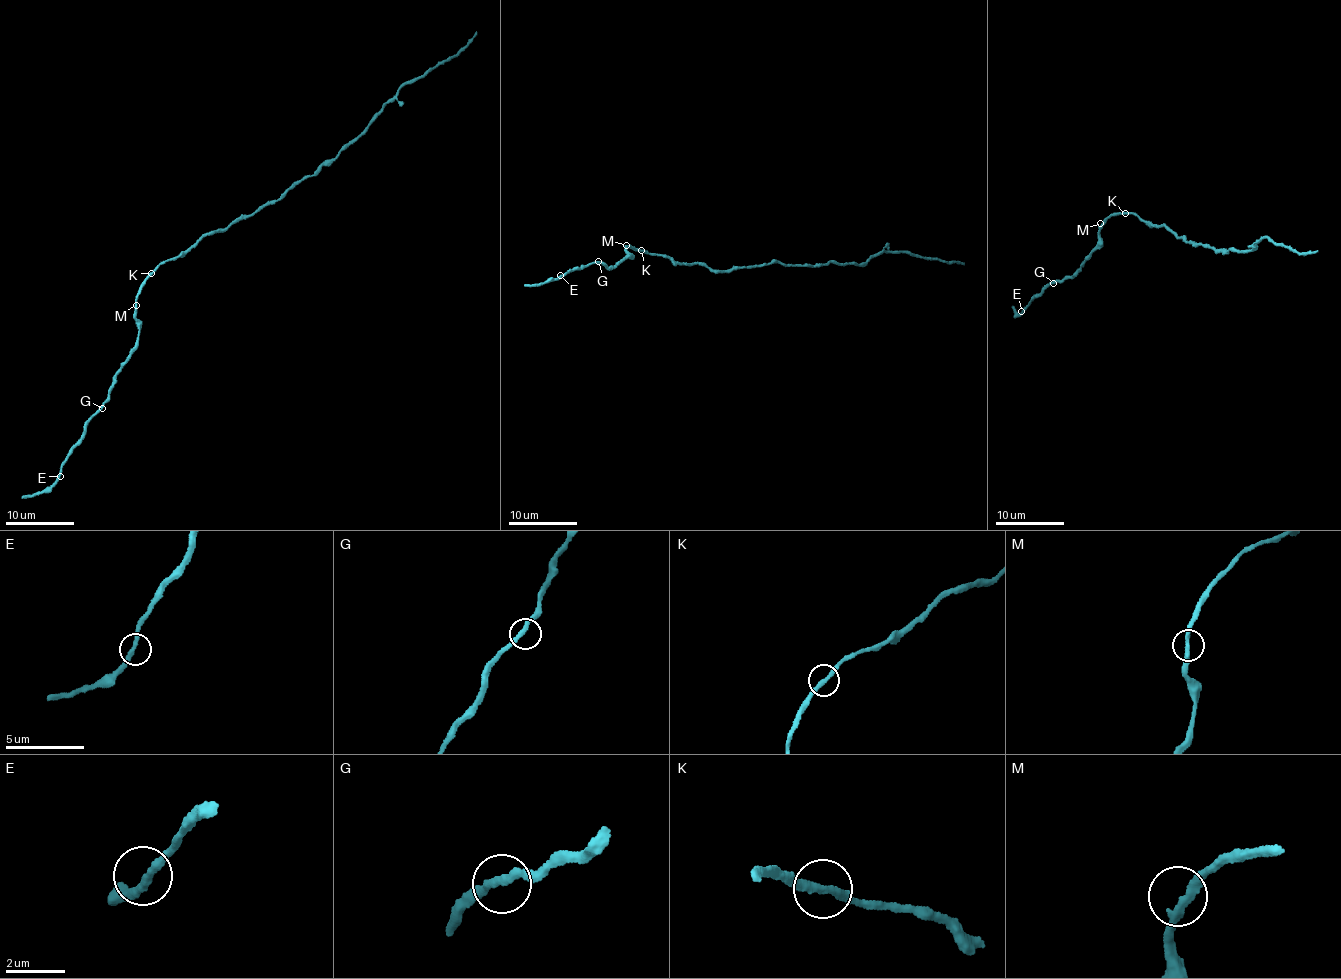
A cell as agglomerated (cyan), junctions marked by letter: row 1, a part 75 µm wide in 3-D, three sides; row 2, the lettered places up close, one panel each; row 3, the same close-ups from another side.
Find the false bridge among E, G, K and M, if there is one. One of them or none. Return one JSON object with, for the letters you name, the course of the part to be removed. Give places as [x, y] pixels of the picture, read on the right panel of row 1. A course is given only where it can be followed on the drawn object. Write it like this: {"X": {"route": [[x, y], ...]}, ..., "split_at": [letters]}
{"K": {"route": [[1125, 213], [1216, 253], [1238, 253], [1267, 238], [1298, 254], [1318, 249]]}, "split_at": ["K"]}

